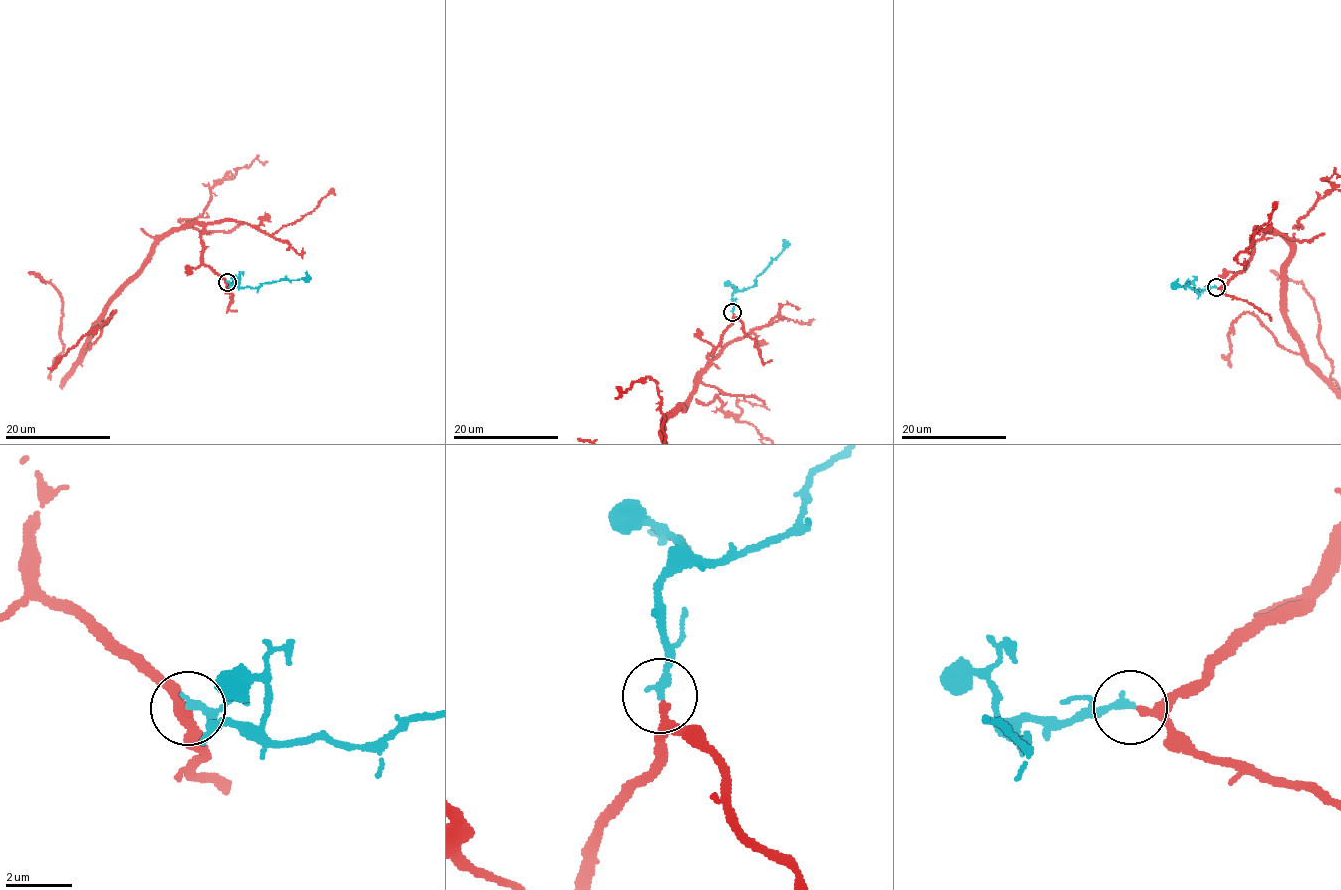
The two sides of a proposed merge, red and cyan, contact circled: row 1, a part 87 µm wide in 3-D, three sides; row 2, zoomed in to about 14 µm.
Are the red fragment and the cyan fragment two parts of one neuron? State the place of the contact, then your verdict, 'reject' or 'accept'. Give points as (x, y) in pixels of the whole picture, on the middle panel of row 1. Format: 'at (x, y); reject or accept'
at (732, 312); accept

